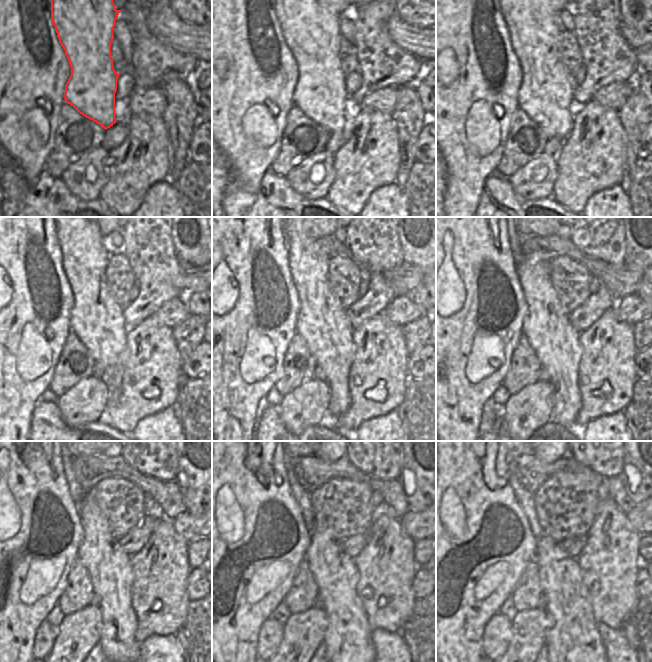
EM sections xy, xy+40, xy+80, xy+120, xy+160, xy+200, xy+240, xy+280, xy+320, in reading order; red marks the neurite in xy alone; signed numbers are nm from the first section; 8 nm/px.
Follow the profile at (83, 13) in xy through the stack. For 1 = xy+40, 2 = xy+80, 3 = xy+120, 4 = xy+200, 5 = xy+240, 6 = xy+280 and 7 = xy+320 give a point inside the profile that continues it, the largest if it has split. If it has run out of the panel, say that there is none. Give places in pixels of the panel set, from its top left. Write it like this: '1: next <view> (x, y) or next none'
1: next xy+40 (306, 13)
2: next xy+80 (546, 93)
3: next xy+120 (97, 320)
4: next xy+200 (547, 327)
5: next xy+240 (110, 571)
6: next xy+280 (347, 639)
7: next xy+320 (573, 643)

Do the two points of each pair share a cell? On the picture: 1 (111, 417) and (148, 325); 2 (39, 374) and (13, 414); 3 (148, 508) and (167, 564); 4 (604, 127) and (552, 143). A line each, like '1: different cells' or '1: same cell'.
1: same cell
2: same cell
3: different cells
4: different cells

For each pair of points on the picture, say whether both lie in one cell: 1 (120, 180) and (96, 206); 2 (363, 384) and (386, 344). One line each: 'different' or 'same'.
1: different
2: same

